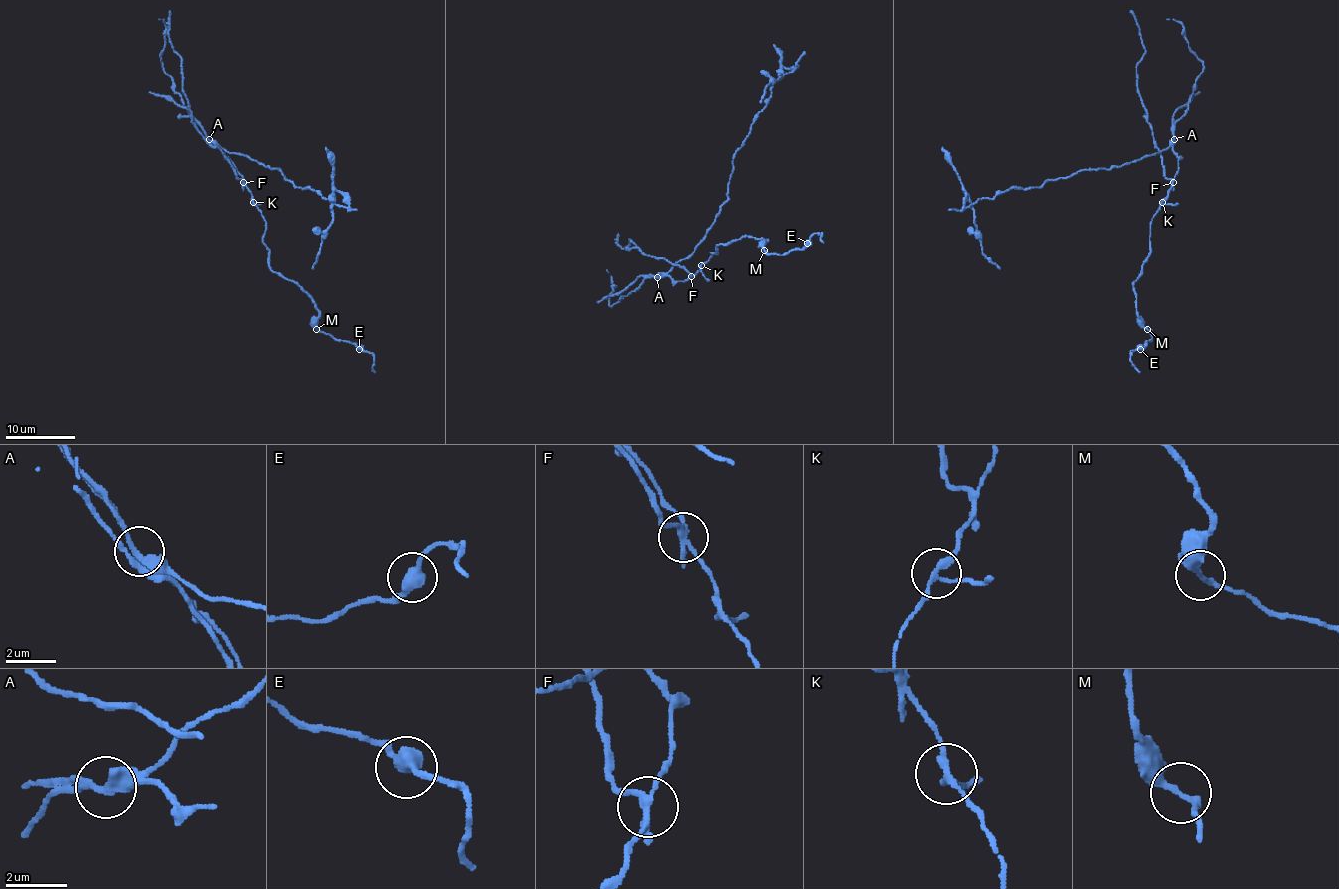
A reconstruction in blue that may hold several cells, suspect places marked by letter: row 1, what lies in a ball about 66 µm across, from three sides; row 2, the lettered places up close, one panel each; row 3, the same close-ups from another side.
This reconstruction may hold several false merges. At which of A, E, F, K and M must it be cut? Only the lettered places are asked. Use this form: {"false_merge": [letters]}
{"false_merge": ["A", "F"]}

